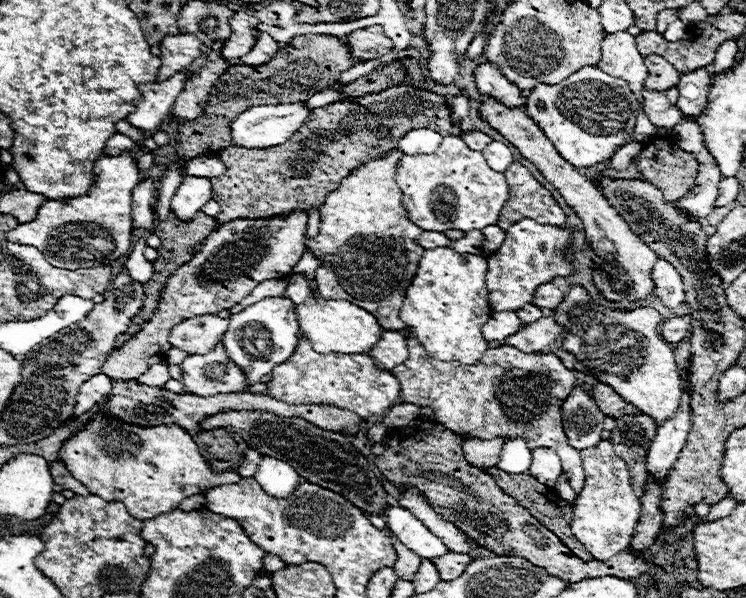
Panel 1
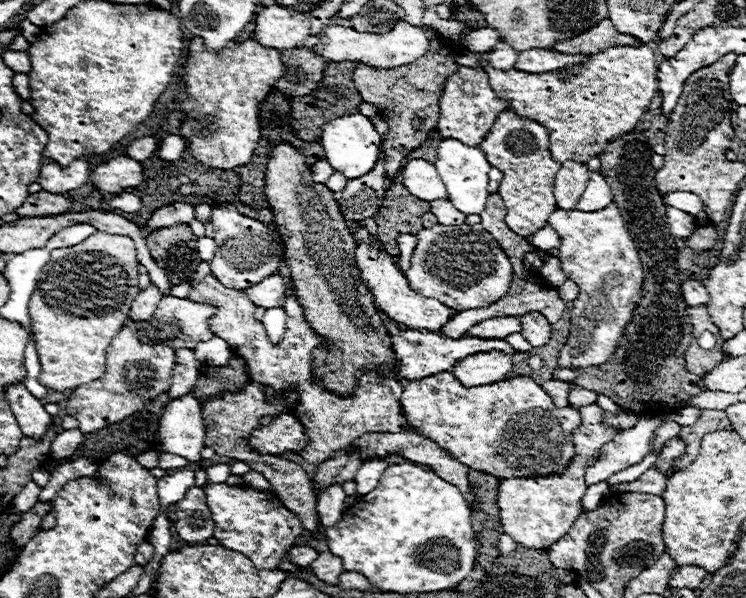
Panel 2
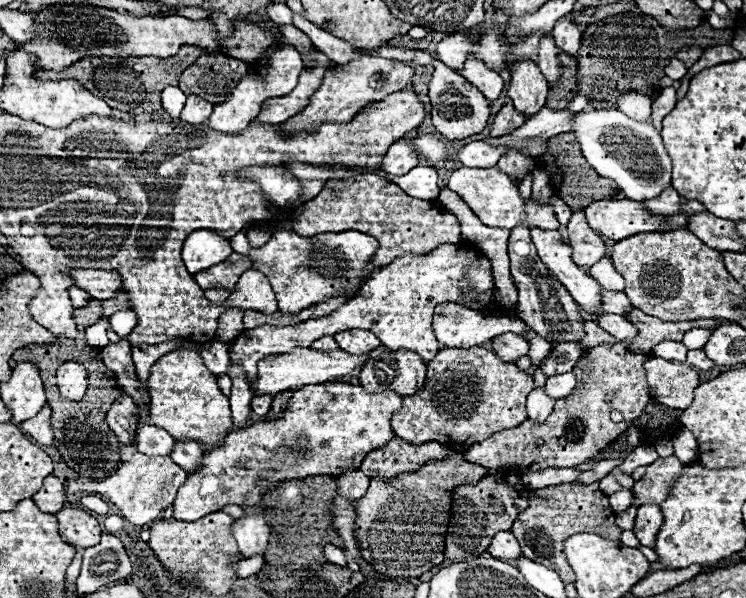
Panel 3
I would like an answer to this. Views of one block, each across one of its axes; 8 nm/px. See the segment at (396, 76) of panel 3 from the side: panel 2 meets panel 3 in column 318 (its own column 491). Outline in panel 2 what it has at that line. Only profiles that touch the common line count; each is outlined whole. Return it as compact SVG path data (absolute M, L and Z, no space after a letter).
M460 66L452 76L444 82L444 92L440 102L440 116L436 130L442 138L458 138L460 142L466 142L468 146L478 146L482 138L488 134L490 126L498 118L500 112L504 112L510 104L496 96L496 92L490 88L488 74L482 68L468 68Z

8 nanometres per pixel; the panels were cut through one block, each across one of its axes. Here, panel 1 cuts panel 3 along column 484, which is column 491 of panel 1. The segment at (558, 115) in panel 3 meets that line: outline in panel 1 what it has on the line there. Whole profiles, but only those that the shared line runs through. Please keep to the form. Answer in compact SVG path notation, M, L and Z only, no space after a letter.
M466 131L462 134L461 138L469 148L476 151L484 150L492 142L488 135L480 131Z

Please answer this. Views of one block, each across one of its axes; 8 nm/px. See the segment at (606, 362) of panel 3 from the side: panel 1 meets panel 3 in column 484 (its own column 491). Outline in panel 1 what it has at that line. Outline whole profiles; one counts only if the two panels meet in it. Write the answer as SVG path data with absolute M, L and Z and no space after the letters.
M466 438L462 442L462 450L464 450L464 458L486 470L498 464L500 460L500 450L504 446L504 438L492 438L492 440L482 440L482 438Z

